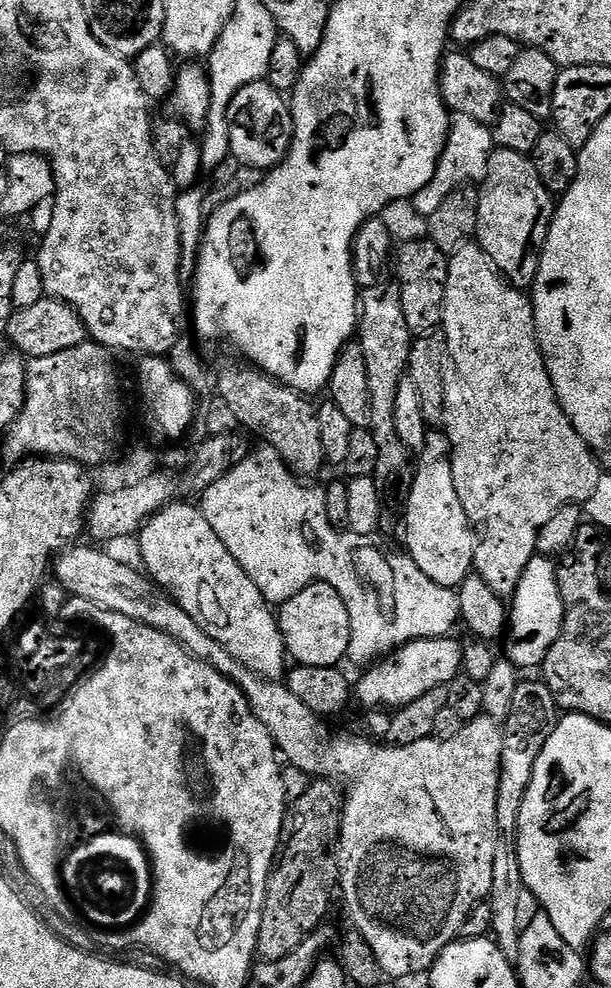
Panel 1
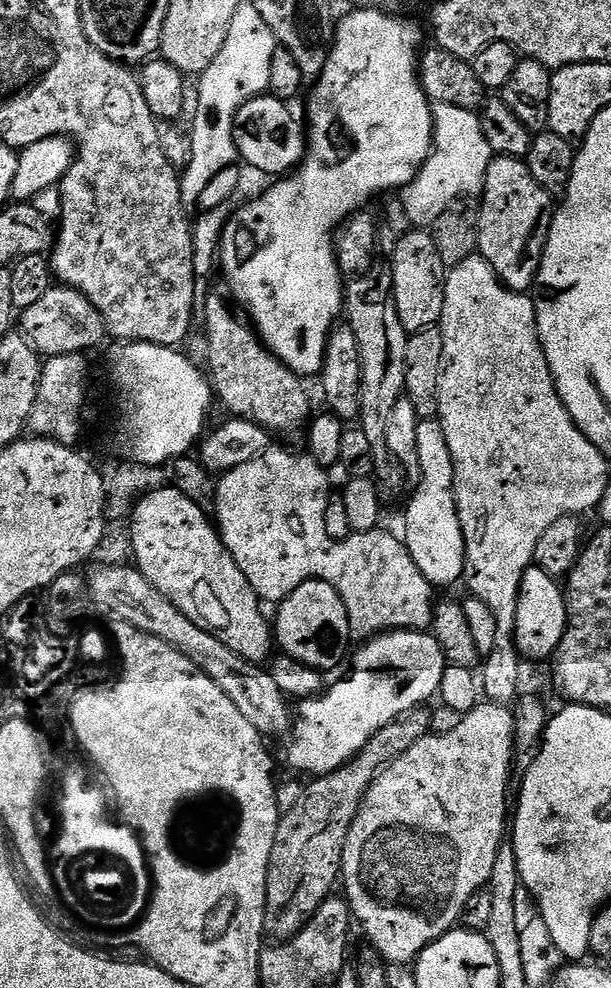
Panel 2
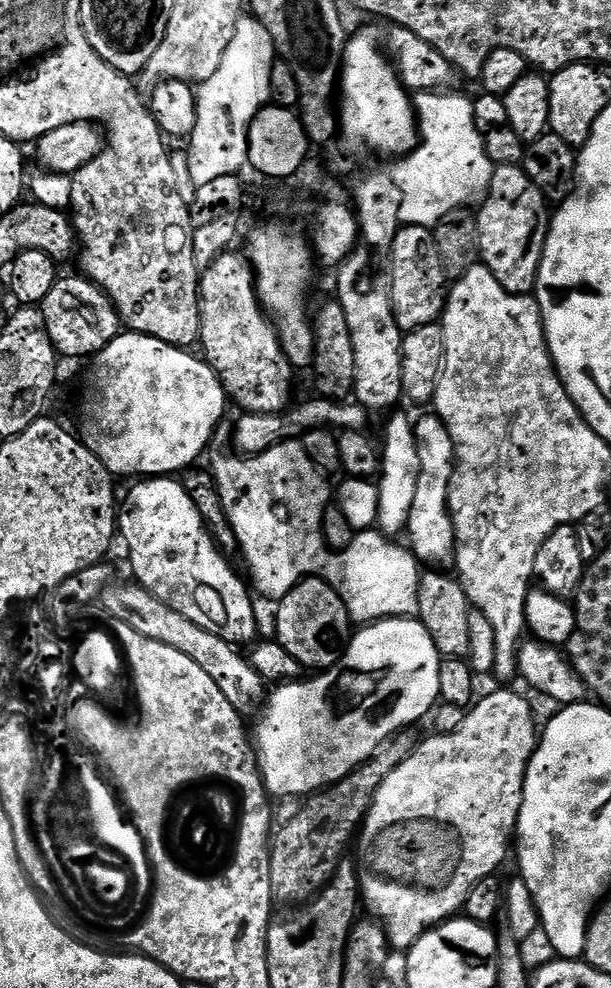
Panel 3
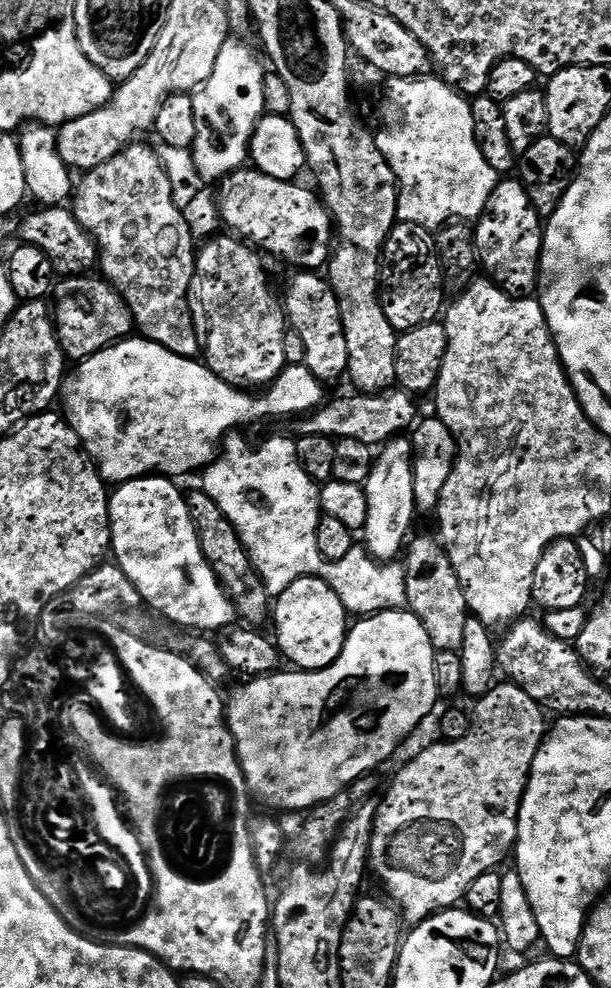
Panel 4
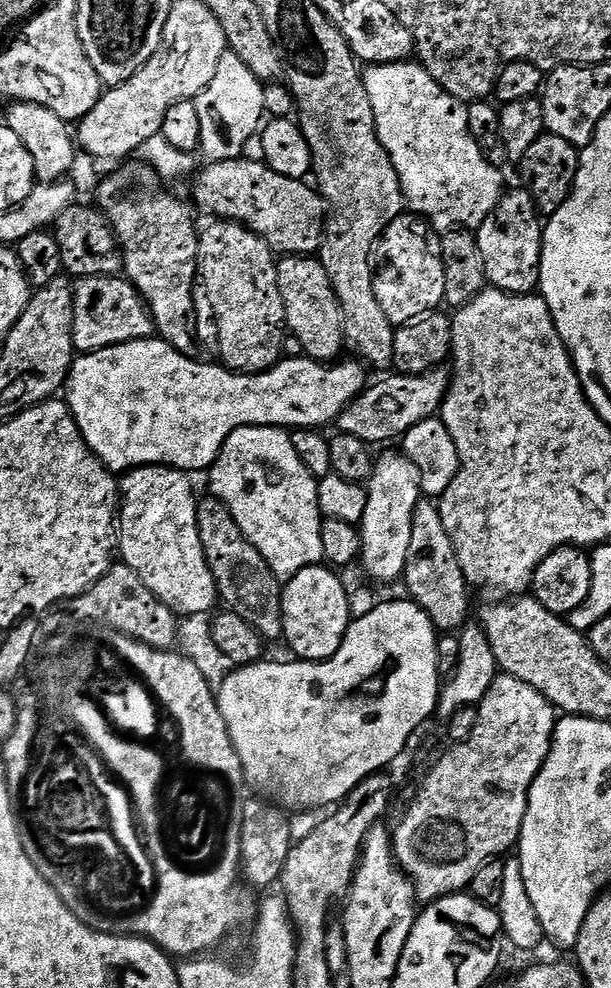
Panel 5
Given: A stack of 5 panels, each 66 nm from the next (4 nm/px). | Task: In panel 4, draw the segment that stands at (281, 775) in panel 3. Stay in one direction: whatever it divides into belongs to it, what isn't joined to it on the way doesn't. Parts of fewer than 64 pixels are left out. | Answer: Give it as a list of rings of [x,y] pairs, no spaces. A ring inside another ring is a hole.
[[[393,610],[391,612],[378,612],[374,616],[366,616],[357,619],[348,629],[348,637],[342,646],[342,654],[330,666],[326,666],[317,672],[305,672],[303,670],[281,670],[271,672],[268,676],[258,676],[244,682],[244,685],[233,694],[232,700],[226,704],[226,719],[228,729],[232,731],[232,737],[236,740],[236,754],[241,760],[241,768],[246,773],[248,786],[253,797],[265,800],[272,808],[298,812],[311,810],[317,804],[333,800],[333,798],[345,790],[351,789],[352,783],[364,776],[375,773],[379,764],[384,764],[400,748],[400,743],[427,718],[432,712],[432,707],[438,701],[436,683],[434,682],[434,662],[436,661],[436,649],[432,647],[430,638],[426,634],[426,626],[410,610]]]

